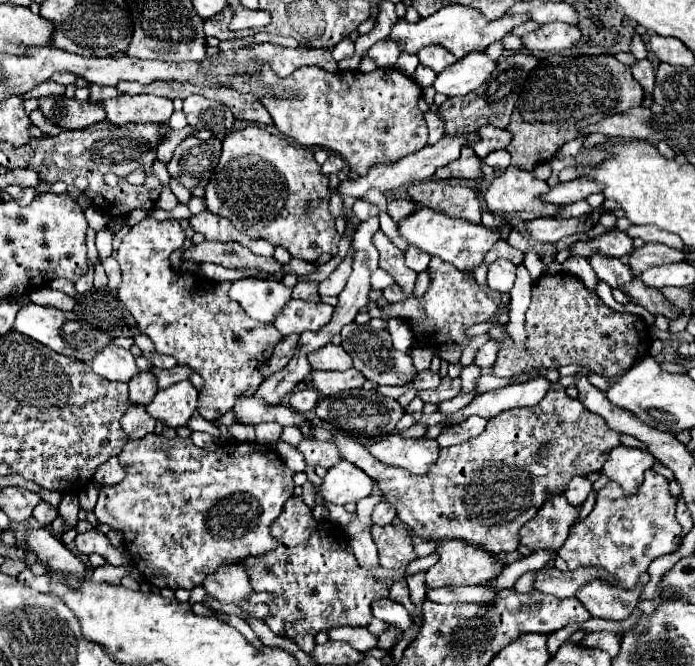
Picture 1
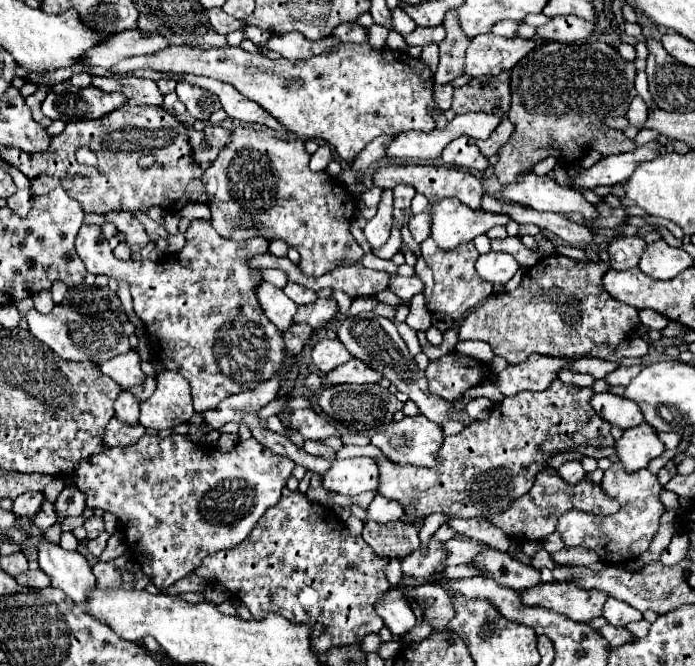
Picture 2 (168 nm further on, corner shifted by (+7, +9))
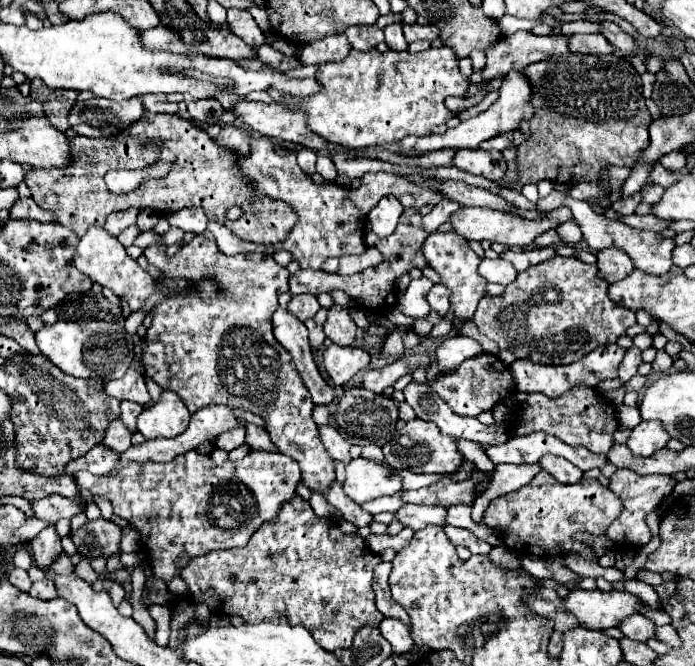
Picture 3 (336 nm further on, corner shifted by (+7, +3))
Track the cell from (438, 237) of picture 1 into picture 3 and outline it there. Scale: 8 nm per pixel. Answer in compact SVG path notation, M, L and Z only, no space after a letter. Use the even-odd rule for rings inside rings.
M460 207L456 213L450 215L450 225L452 229L462 235L464 239L468 241L496 241L496 243L502 243L502 245L520 245L520 247L528 247L534 243L534 239L548 231L548 229L556 229L560 225L560 221L556 219L548 219L548 217L540 217L540 219L522 219L522 217L516 217L516 215L506 215L504 211L490 211L488 207Z

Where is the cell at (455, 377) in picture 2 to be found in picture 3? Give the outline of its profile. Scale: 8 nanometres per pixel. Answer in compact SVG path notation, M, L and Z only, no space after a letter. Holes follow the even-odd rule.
M482 353L482 355L476 355L472 359L466 359L454 373L436 377L432 383L432 391L444 403L448 403L448 407L456 415L476 417L482 411L492 411L492 407L496 403L508 399L516 391L516 387L514 387L514 379L510 375L510 367L504 365L498 357L494 357L490 353Z

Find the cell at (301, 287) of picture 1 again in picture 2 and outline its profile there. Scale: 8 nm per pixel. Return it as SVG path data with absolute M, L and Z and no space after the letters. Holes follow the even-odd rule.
M288 283L288 285L284 287L284 293L286 293L296 305L308 305L308 303L312 303L314 299L318 299L318 297L316 297L316 291L306 289L304 285L294 285L294 283Z

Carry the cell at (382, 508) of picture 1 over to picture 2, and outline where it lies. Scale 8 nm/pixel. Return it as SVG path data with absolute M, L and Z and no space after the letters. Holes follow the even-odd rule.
M376 493L376 497L368 505L368 519L372 519L372 521L388 523L388 521L398 521L400 517L404 517L402 505L398 501L390 501L390 499L382 497L380 493Z

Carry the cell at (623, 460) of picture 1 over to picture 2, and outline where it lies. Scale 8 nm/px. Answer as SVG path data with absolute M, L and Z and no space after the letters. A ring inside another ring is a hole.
M648 423L626 429L624 435L614 443L614 449L626 473L634 473L646 467L652 459L660 457L666 451L662 441L656 437L656 431Z

